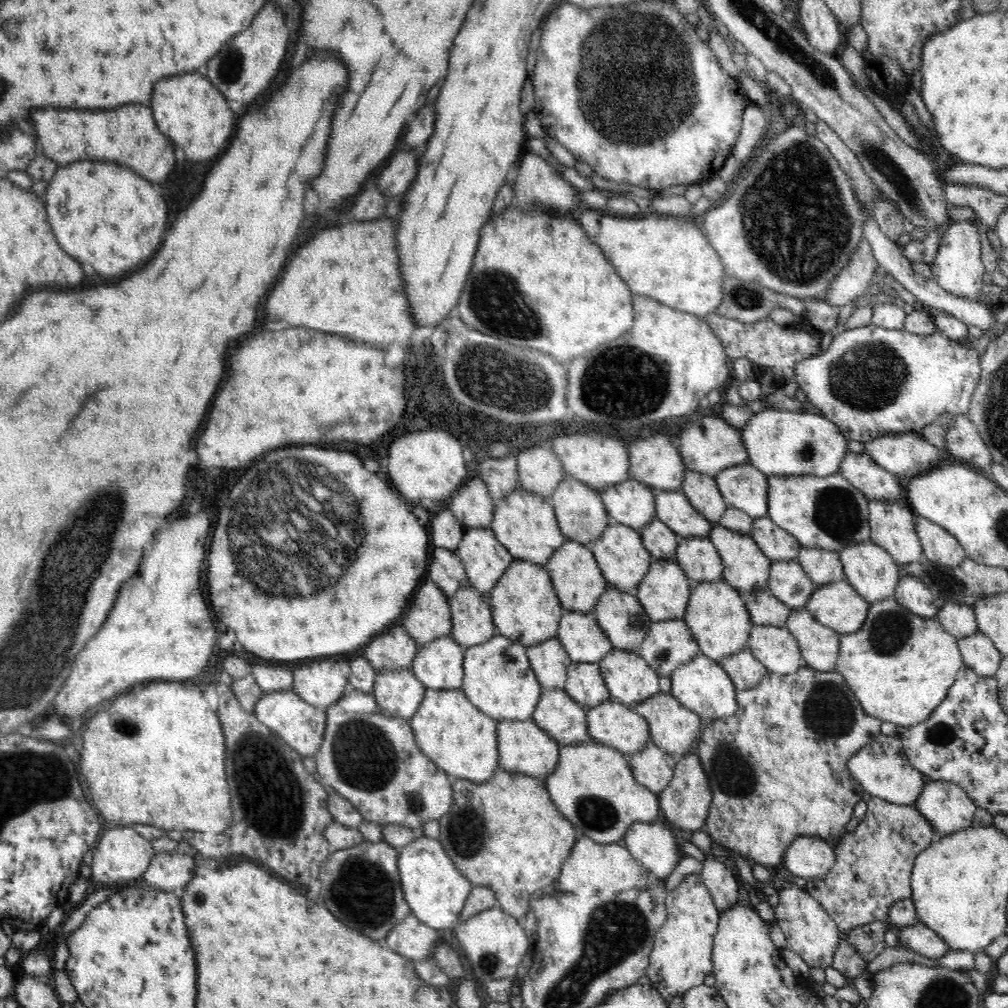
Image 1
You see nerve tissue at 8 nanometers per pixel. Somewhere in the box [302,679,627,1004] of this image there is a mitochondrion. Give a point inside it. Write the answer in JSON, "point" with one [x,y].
{"point":[363,755]}

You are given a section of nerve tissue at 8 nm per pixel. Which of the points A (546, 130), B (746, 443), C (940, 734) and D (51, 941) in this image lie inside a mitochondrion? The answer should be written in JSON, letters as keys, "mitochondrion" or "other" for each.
{"A":"other","B":"other","C":"mitochondrion","D":"other"}

